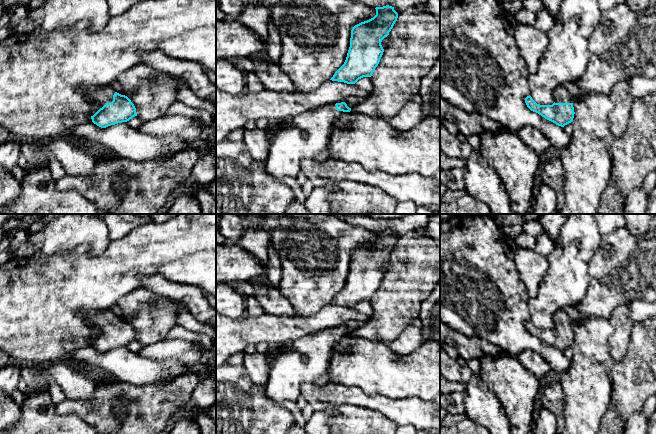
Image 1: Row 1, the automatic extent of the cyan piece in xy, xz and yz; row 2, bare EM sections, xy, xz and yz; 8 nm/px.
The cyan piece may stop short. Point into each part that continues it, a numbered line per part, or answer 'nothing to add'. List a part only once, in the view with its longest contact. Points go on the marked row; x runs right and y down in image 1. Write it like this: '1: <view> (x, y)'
1: xy (101, 95)

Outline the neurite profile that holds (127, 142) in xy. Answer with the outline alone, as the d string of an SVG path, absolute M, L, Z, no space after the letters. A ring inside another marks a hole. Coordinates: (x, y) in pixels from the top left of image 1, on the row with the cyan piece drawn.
M86 121L69 131L73 139L104 146L119 157L136 162L163 161L188 148L188 142L175 135L154 137L132 128L127 122L101 128Z

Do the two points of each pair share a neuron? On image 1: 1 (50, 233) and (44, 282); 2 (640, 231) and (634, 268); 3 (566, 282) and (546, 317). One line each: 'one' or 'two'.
1: two
2: two
3: one

